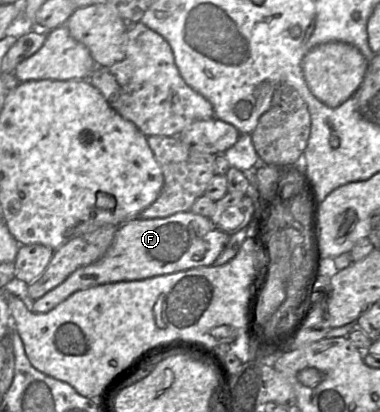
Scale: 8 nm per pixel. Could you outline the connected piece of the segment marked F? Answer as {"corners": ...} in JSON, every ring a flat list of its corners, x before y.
{"corners":[[178,212,165,218,134,218,120,225,102,258,75,270,57,287,30,301,32,311,47,313,74,292,93,286,121,281,138,281,159,275,213,265,230,235,217,228,210,218,193,212]]}

